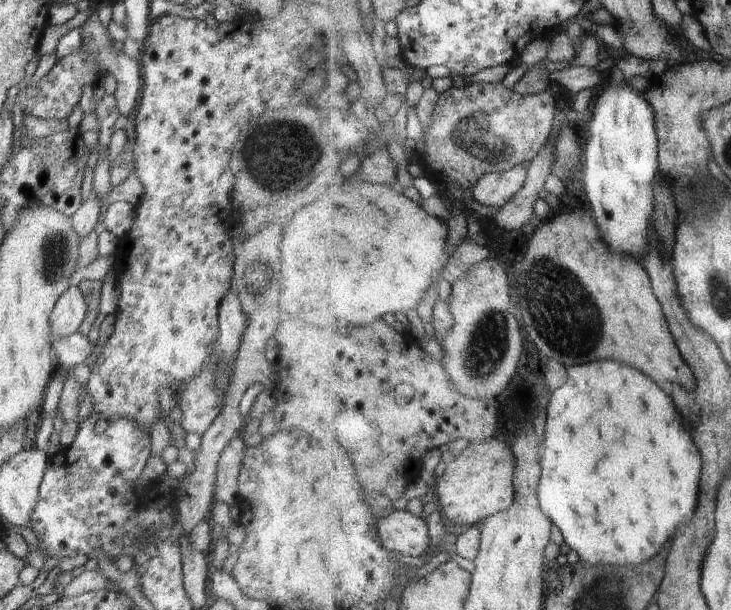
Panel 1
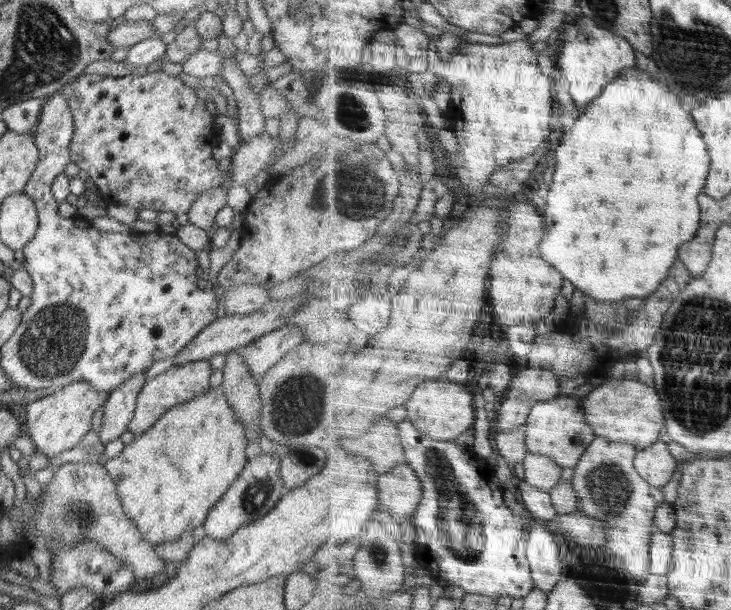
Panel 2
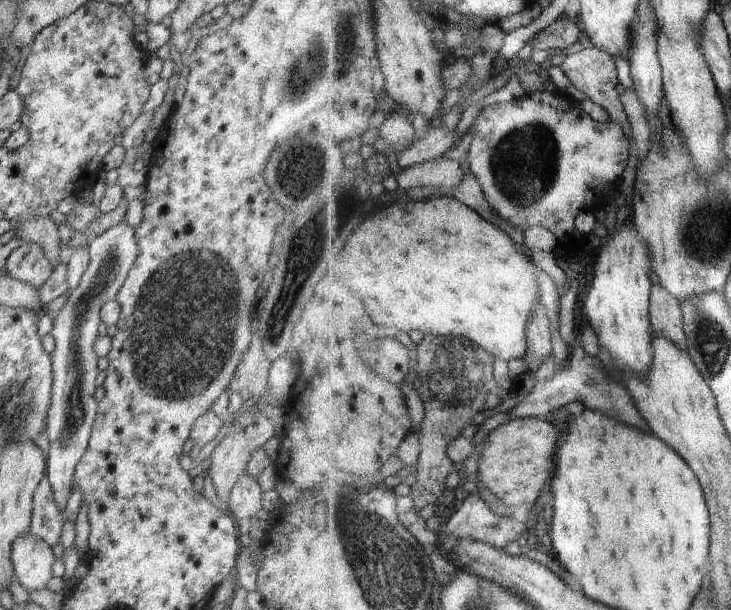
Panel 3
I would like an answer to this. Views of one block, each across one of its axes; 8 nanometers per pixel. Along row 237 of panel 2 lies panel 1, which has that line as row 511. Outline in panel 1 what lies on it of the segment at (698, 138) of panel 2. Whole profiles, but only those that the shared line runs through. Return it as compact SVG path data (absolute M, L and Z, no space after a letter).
M594 362L594 364L586 364L586 366L576 366L576 368L570 368L570 380L562 386L562 388L556 388L554 393L551 396L551 400L549 402L549 406L547 408L547 421L546 421L546 452L544 452L544 484L542 484L542 500L544 500L544 512L548 512L548 516L552 516L552 522L554 524L558 524L560 526L560 530L564 532L564 536L566 536L566 540L568 540L568 544L586 560L586 562L590 562L590 564L596 564L596 566L608 566L608 564L612 564L612 566L642 566L642 564L646 564L648 560L652 560L676 534L678 534L678 530L680 530L680 526L682 524L686 524L688 520L692 520L692 516L694 516L694 512L696 512L696 508L698 508L698 496L700 496L700 474L702 474L702 470L704 470L704 464L702 464L702 454L700 454L700 448L696 446L696 442L694 442L694 438L690 436L690 432L688 430L684 430L684 424L682 424L682 420L680 420L680 414L678 414L678 410L676 410L676 406L674 406L674 402L672 402L672 398L650 378L650 376L646 376L646 374L642 374L640 370L636 370L636 368L632 368L632 366L626 366L626 364L620 364L620 362Z

